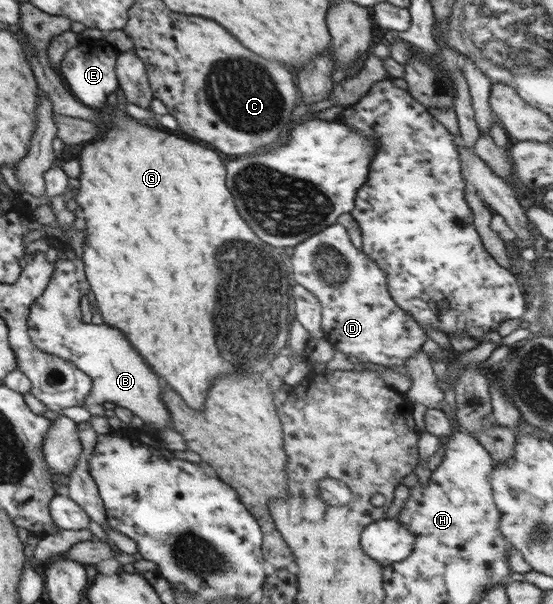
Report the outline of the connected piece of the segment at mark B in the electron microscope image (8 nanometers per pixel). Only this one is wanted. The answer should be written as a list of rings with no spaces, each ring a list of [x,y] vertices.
[[[54,237],[46,238],[49,247],[57,248],[58,260],[56,260],[56,272],[52,276],[49,294],[39,298],[37,307],[33,308],[33,314],[28,318],[28,326],[32,342],[44,352],[73,362],[82,372],[88,374],[92,382],[92,391],[90,396],[85,400],[84,407],[90,411],[90,414],[96,416],[105,416],[103,413],[104,402],[114,402],[117,406],[129,408],[136,416],[139,416],[144,422],[149,422],[156,429],[156,432],[162,428],[170,427],[171,420],[169,412],[164,408],[162,394],[160,394],[160,382],[158,376],[150,370],[150,366],[142,360],[142,356],[130,346],[130,342],[124,338],[124,334],[108,324],[86,324],[82,320],[82,310],[80,309],[80,300],[82,296],[90,293],[84,262],[76,256],[76,252],[69,245],[60,242]]]

